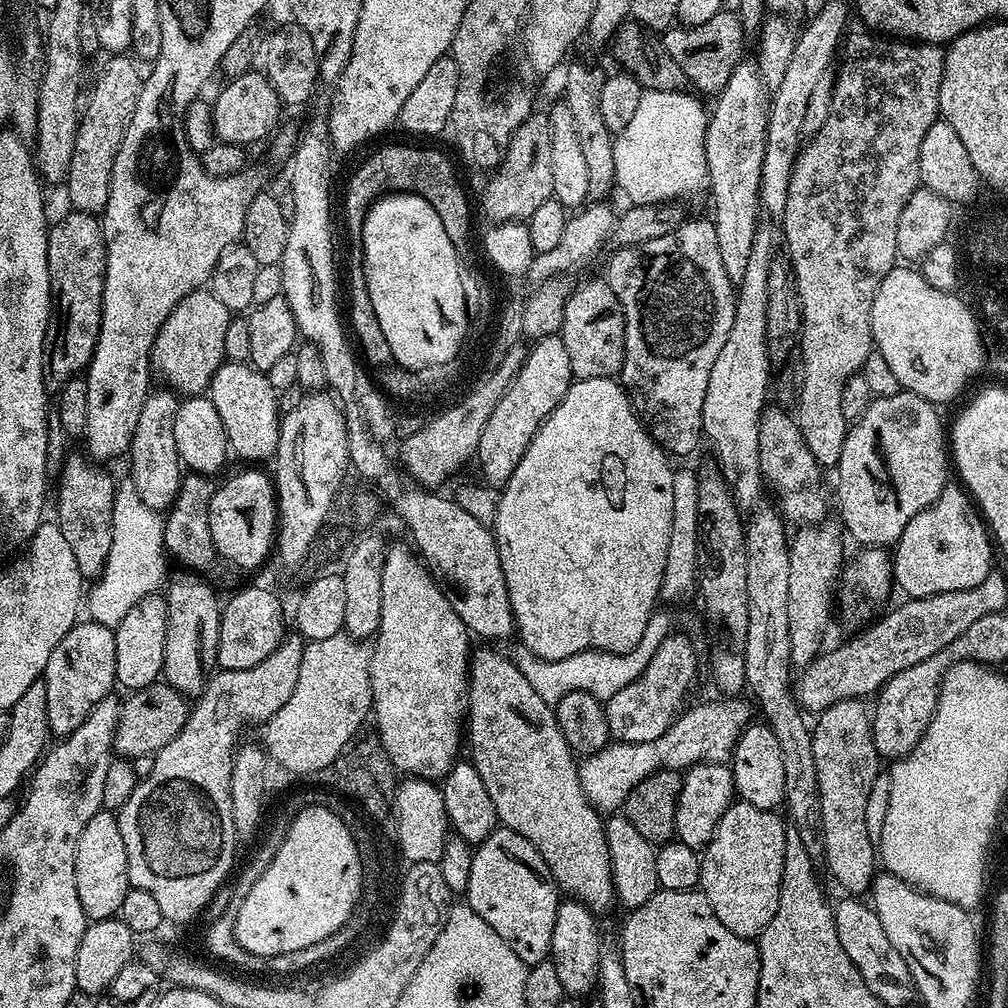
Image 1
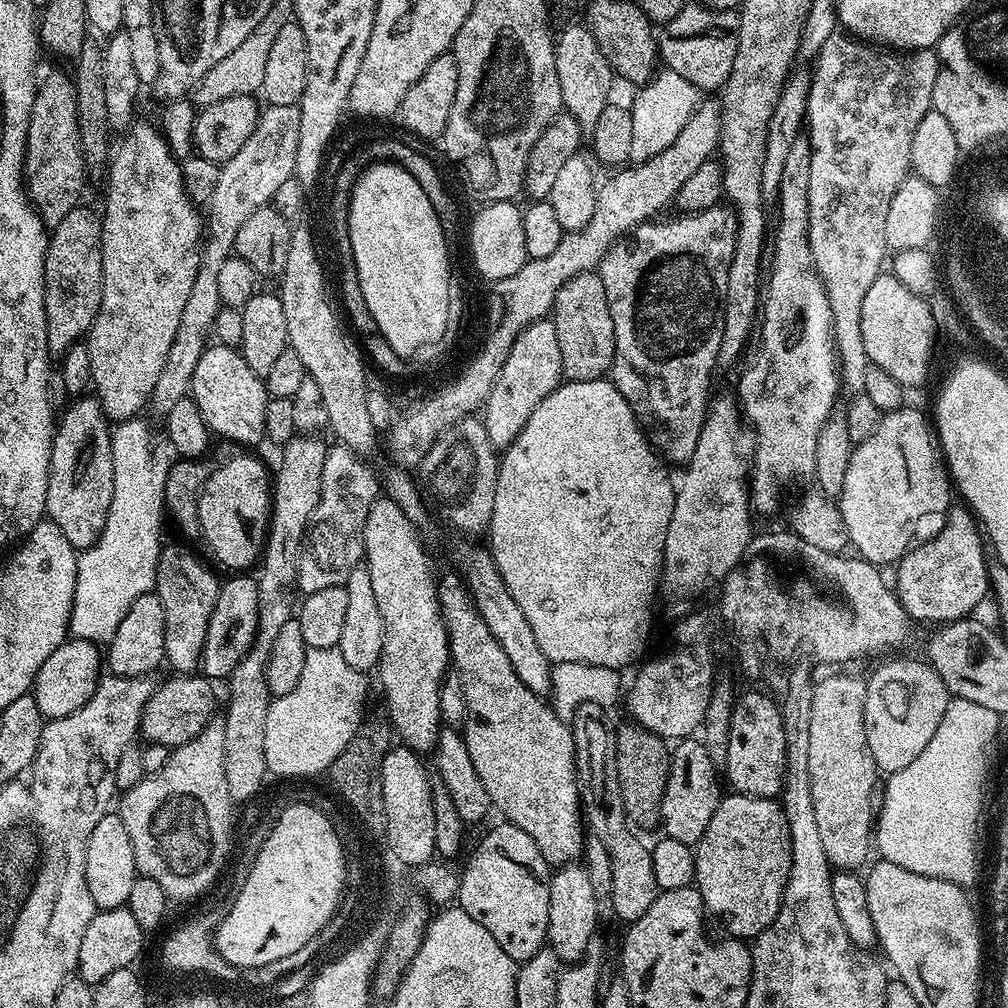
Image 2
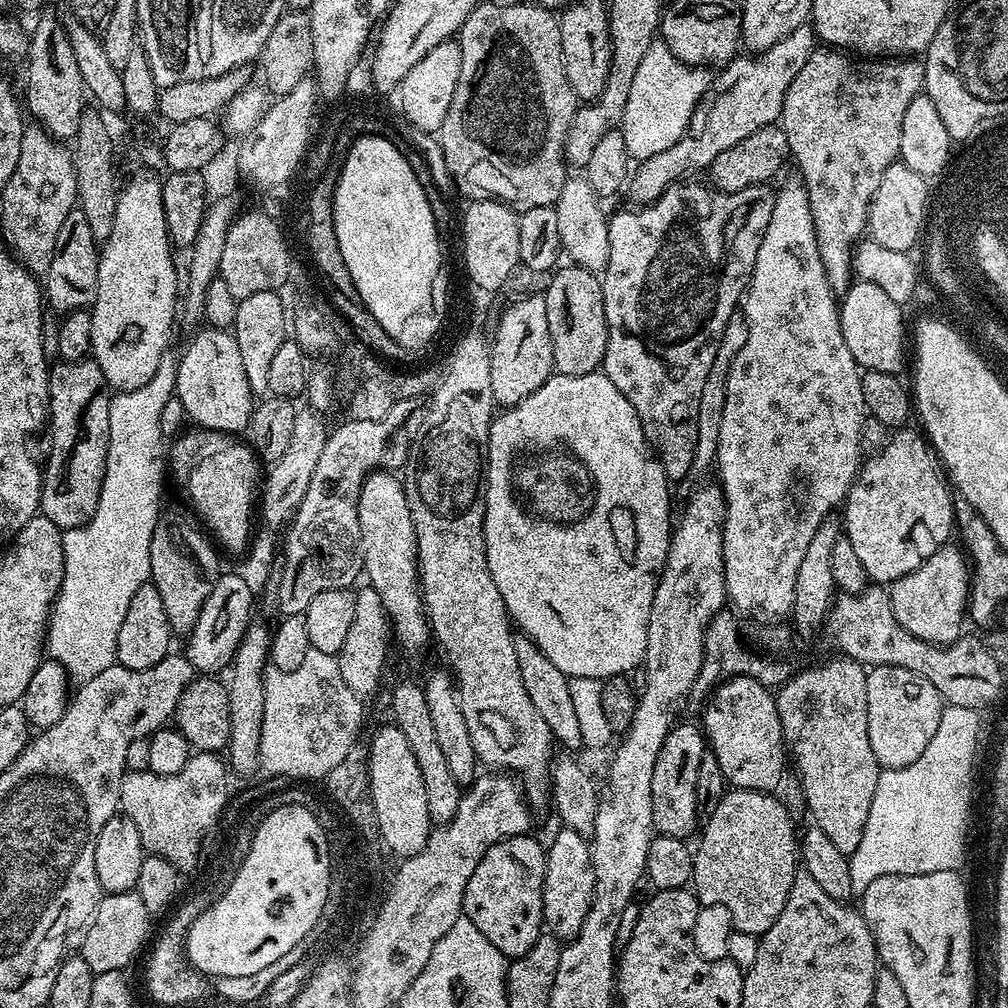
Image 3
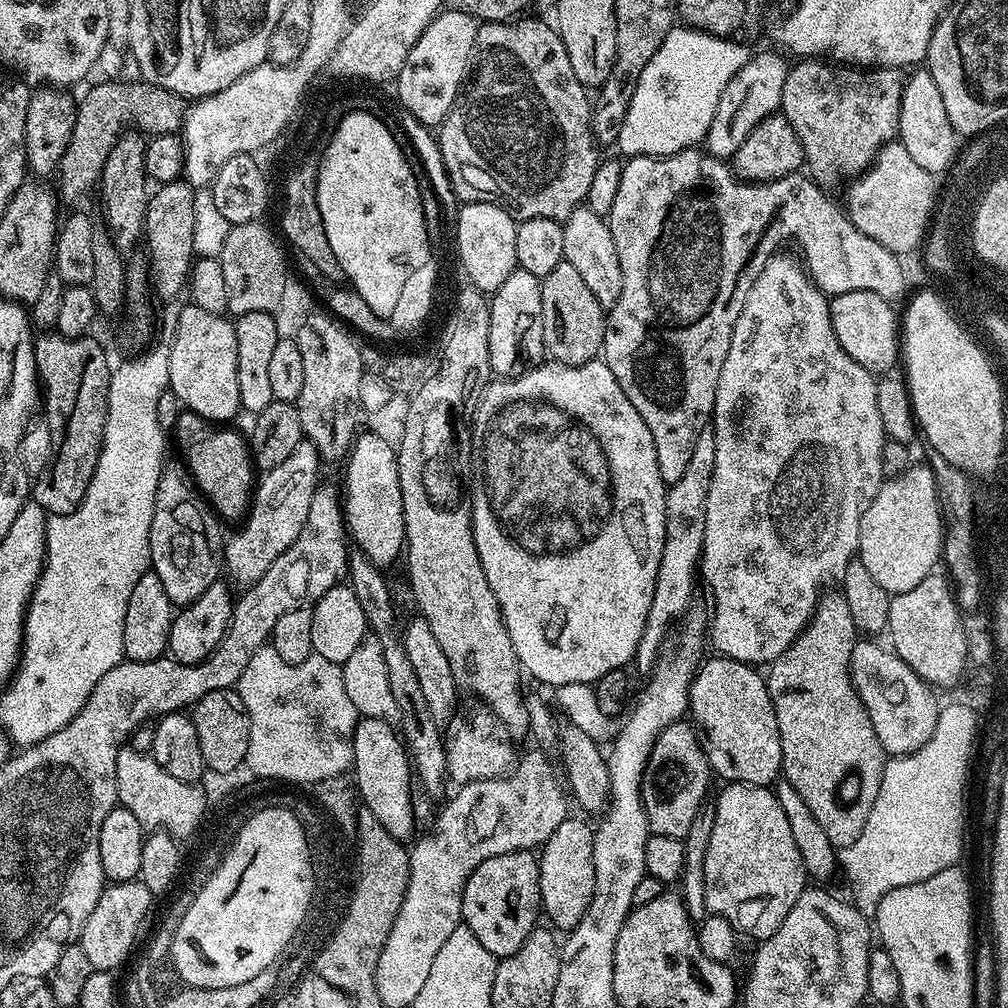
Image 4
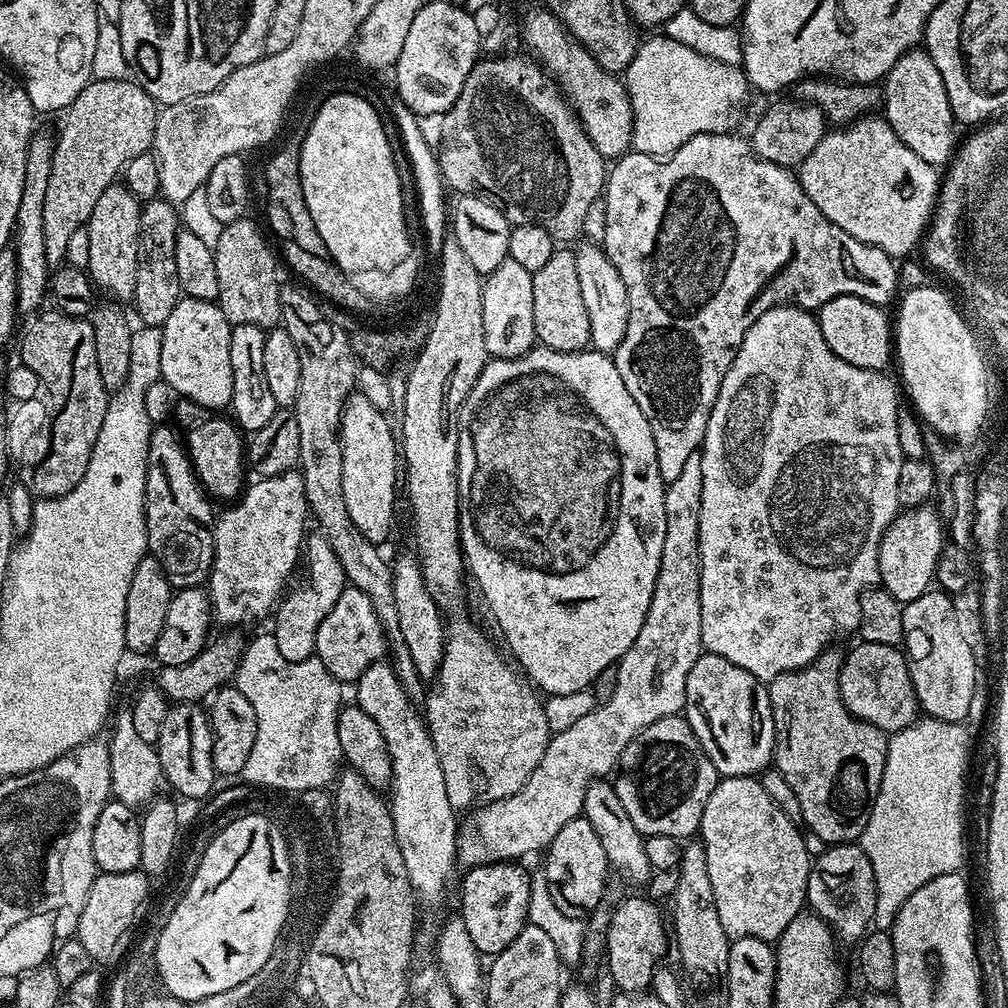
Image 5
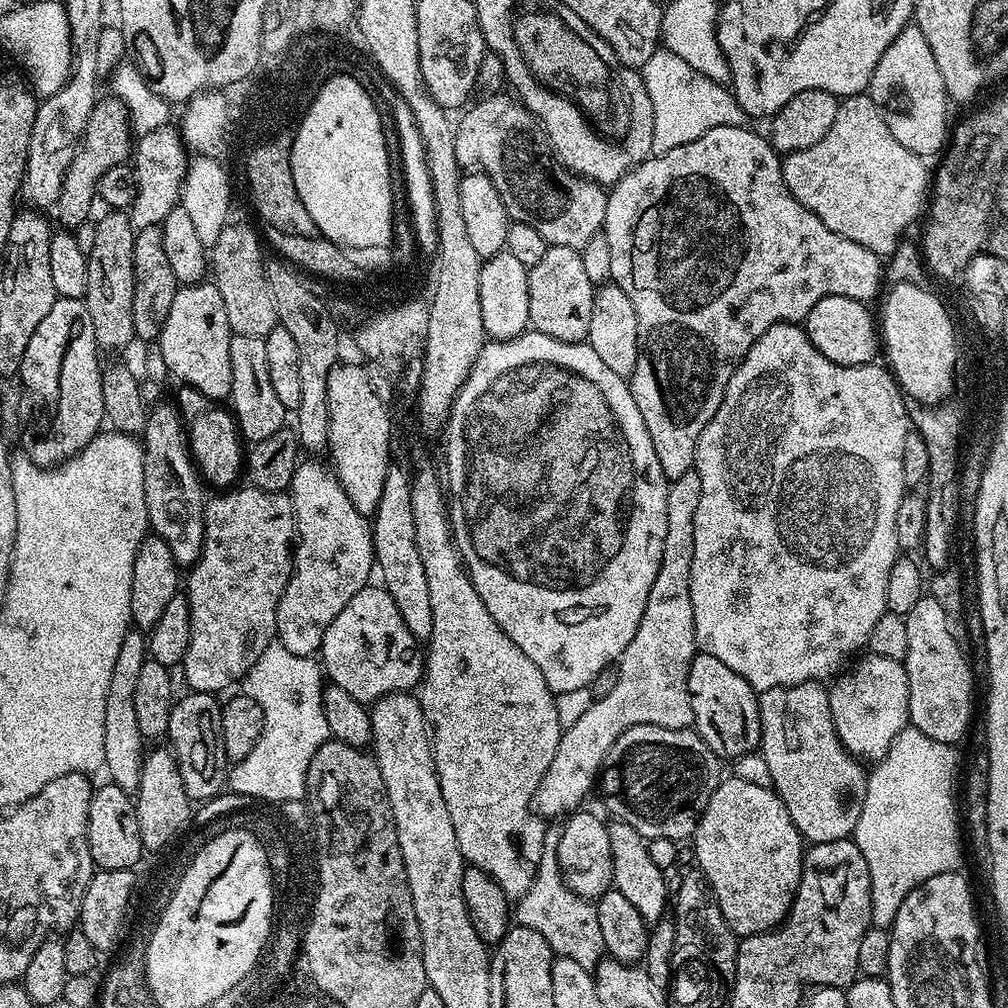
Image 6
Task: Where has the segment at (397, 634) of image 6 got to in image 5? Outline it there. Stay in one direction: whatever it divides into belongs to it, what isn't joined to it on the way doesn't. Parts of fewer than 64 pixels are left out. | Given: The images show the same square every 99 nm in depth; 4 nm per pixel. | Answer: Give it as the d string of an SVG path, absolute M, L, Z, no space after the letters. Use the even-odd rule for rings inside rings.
M346 586L338 594L338 600L318 626L314 656L341 682L355 681L361 672L368 669L370 662L380 662L385 659L384 631L378 622L378 614L374 614L374 606L370 606L370 598L366 598L362 590Z

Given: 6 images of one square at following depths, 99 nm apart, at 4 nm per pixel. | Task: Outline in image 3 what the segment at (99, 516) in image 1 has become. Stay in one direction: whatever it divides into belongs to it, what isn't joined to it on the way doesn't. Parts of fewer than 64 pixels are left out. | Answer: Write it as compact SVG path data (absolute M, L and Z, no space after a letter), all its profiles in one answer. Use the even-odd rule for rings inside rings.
M60 360L51 365L48 374L48 410L50 428L52 424L52 453L48 456L48 465L45 463L42 468L40 512L61 530L80 528L88 524L90 518L94 518L94 510L98 510L110 438L111 401L108 383L96 360Z

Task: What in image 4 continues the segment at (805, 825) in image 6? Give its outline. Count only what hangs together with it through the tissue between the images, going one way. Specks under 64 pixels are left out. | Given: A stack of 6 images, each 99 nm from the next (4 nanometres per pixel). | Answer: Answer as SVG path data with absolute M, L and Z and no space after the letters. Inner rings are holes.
M825 591L807 628L778 659L772 661L766 672L768 693L778 718L782 742L780 767L783 779L788 780L798 794L802 794L806 806L810 806L814 818L818 818L822 830L826 830L837 850L853 847L858 834L862 834L866 818L870 818L870 810L878 798L886 763L884 748L849 672L851 652L857 641L854 618L850 618L850 606L846 606L843 595Z

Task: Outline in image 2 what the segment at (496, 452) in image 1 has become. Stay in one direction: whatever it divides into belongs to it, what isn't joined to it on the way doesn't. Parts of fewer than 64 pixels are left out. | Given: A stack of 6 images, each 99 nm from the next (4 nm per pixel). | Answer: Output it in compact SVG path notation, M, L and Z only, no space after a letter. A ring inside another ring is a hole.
M552 319L536 320L526 326L522 334L514 338L506 366L502 366L502 374L498 374L498 382L494 382L494 390L490 390L488 403L482 409L486 434L490 434L493 448L503 450L511 446L522 426L526 426L530 414L534 414L539 404L560 387L563 375L562 354L558 351L558 334Z

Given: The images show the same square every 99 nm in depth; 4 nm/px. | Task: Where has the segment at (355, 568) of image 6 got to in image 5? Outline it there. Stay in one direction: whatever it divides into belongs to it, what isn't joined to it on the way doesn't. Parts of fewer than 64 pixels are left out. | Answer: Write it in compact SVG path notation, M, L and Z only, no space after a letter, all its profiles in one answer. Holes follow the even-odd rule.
M323 534L307 537L306 560L307 556L308 573L305 574L304 581L292 593L289 591L279 601L275 609L275 612L277 611L276 628L271 629L271 634L276 640L278 654L282 654L282 658L286 658L291 664L313 659L318 626L322 618L334 606L334 602L338 600L338 594L346 587L342 562Z

